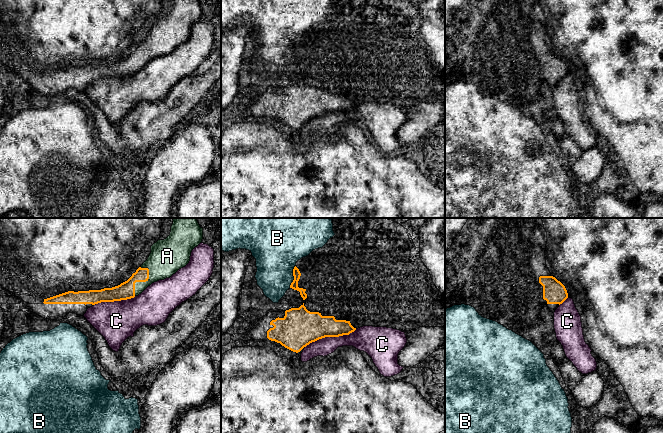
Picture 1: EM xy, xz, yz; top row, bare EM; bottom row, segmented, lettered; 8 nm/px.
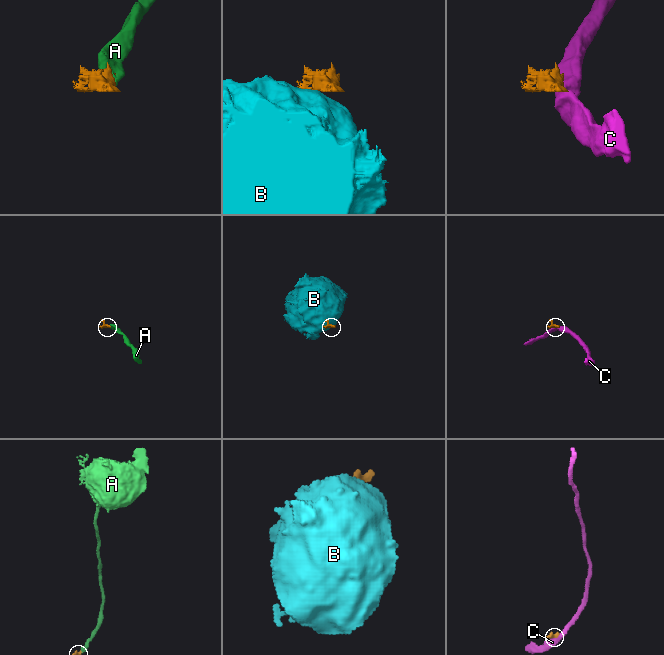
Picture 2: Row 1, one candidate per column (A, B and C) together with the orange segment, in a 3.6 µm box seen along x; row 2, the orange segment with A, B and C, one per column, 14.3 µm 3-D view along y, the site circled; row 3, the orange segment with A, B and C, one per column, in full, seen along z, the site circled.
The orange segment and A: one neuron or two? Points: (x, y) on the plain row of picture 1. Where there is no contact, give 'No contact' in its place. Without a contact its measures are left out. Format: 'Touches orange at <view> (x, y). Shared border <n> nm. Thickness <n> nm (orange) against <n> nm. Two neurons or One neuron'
Touches orange at xy (141, 57). Shared border 260 nm. Thickness 140 nm (orange) against 260 nm. One neuron

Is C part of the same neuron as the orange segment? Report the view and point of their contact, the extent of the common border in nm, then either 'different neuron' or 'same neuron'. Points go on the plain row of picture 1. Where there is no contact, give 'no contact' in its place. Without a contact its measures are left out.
contact xz (330, 112); length 440 nm; different neuron

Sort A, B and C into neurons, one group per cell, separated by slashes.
A / B / C

